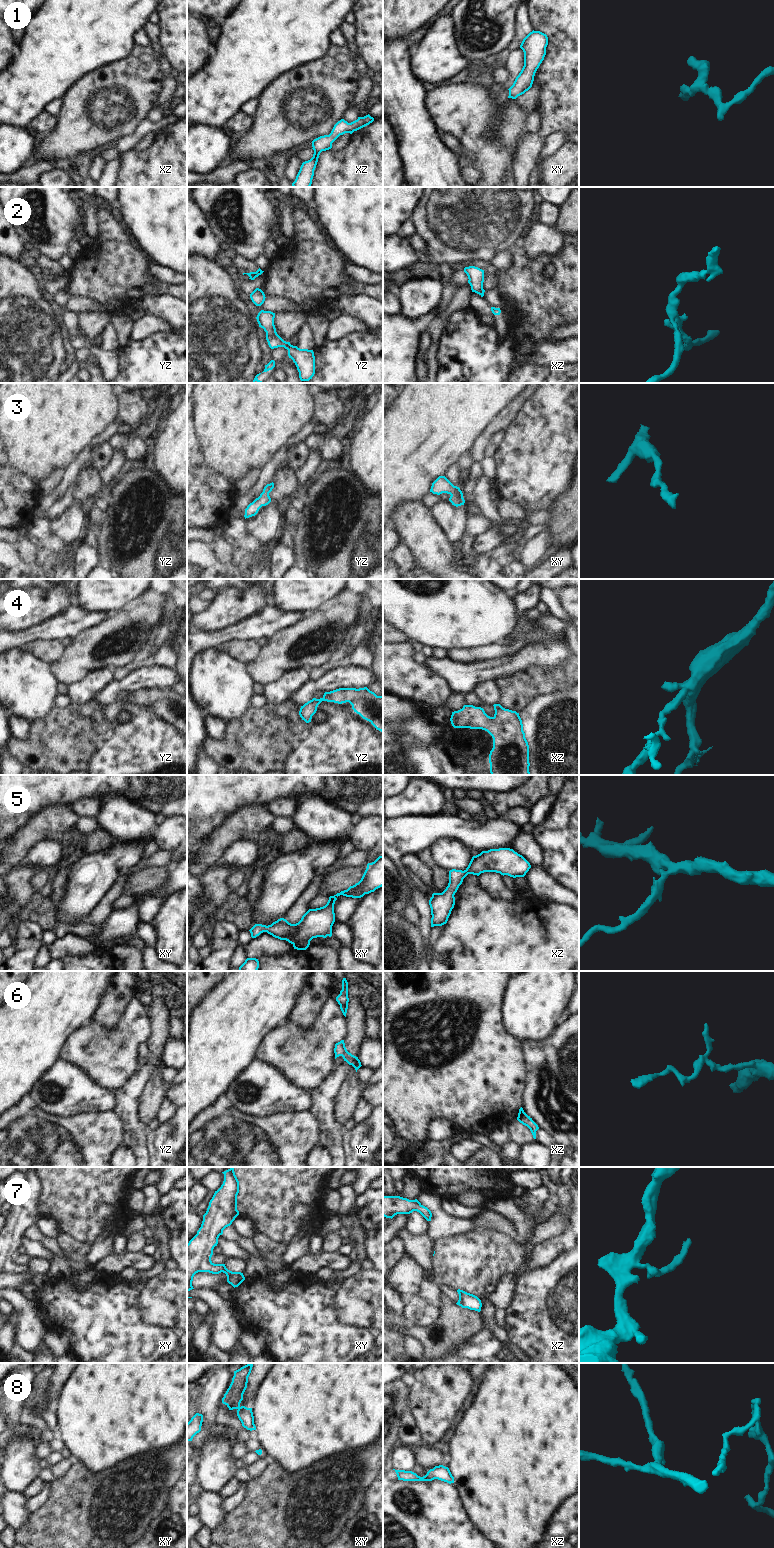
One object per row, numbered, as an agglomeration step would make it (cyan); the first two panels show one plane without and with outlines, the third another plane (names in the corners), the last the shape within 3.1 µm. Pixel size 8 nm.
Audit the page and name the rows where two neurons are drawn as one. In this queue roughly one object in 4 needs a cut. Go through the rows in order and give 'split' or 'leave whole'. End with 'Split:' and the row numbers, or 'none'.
1: leave whole
2: leave whole
3: leave whole
4: leave whole
5: leave whole
6: leave whole
7: leave whole
8: leave whole
Split: none

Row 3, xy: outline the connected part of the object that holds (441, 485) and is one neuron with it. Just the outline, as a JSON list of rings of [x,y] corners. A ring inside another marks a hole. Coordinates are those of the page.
[[[439,476],[432,483],[430,492],[437,495],[440,495],[442,493],[450,494],[451,496],[449,498],[449,501],[456,507],[464,505],[465,503],[463,493],[460,488],[454,486],[445,476]]]

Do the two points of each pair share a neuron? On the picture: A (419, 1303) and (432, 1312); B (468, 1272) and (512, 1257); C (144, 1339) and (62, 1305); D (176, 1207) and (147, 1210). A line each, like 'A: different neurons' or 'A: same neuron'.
A: same neuron
B: same neuron
C: same neuron
D: different neurons

